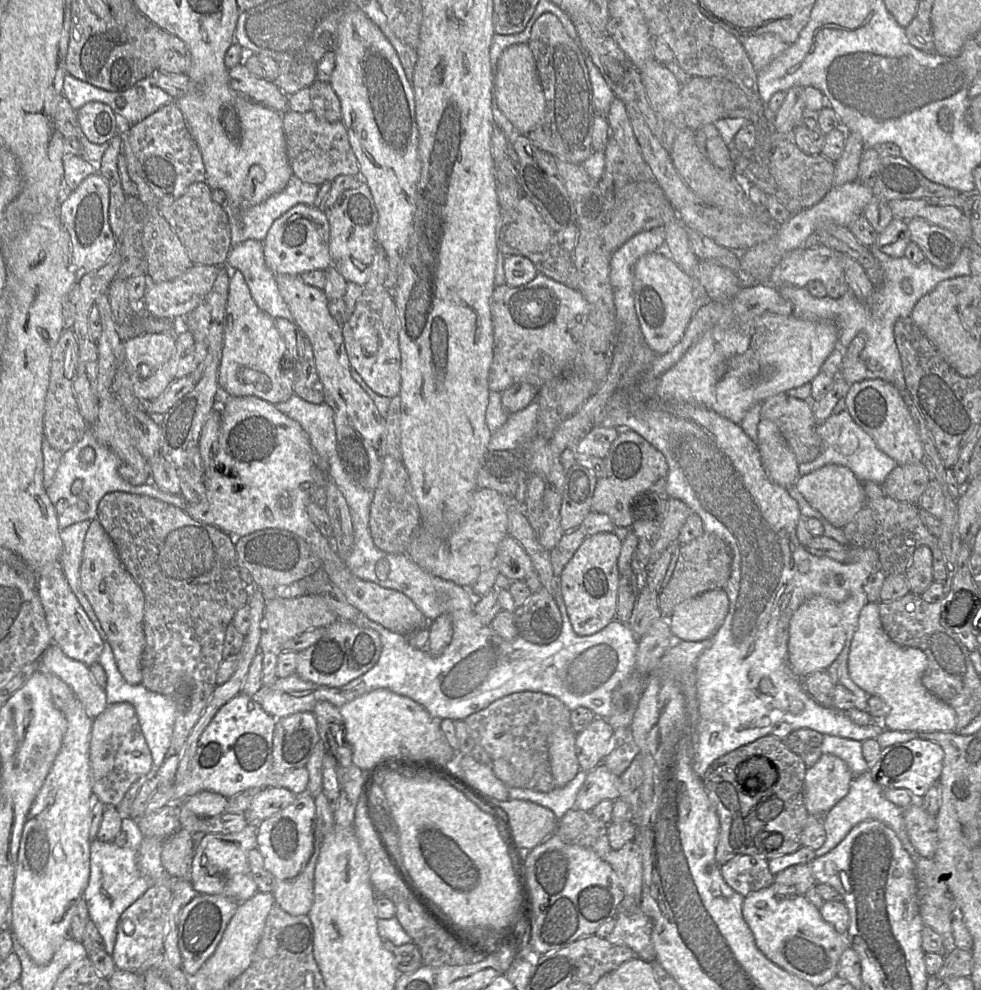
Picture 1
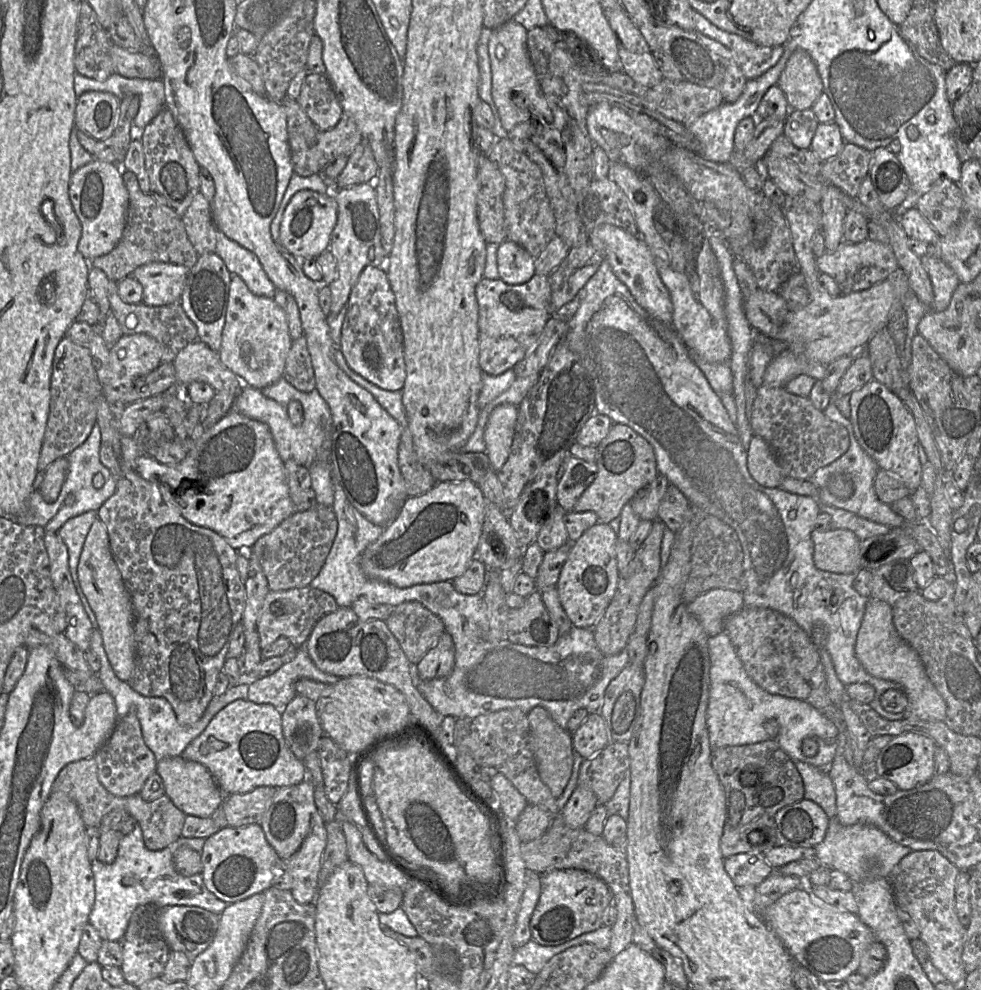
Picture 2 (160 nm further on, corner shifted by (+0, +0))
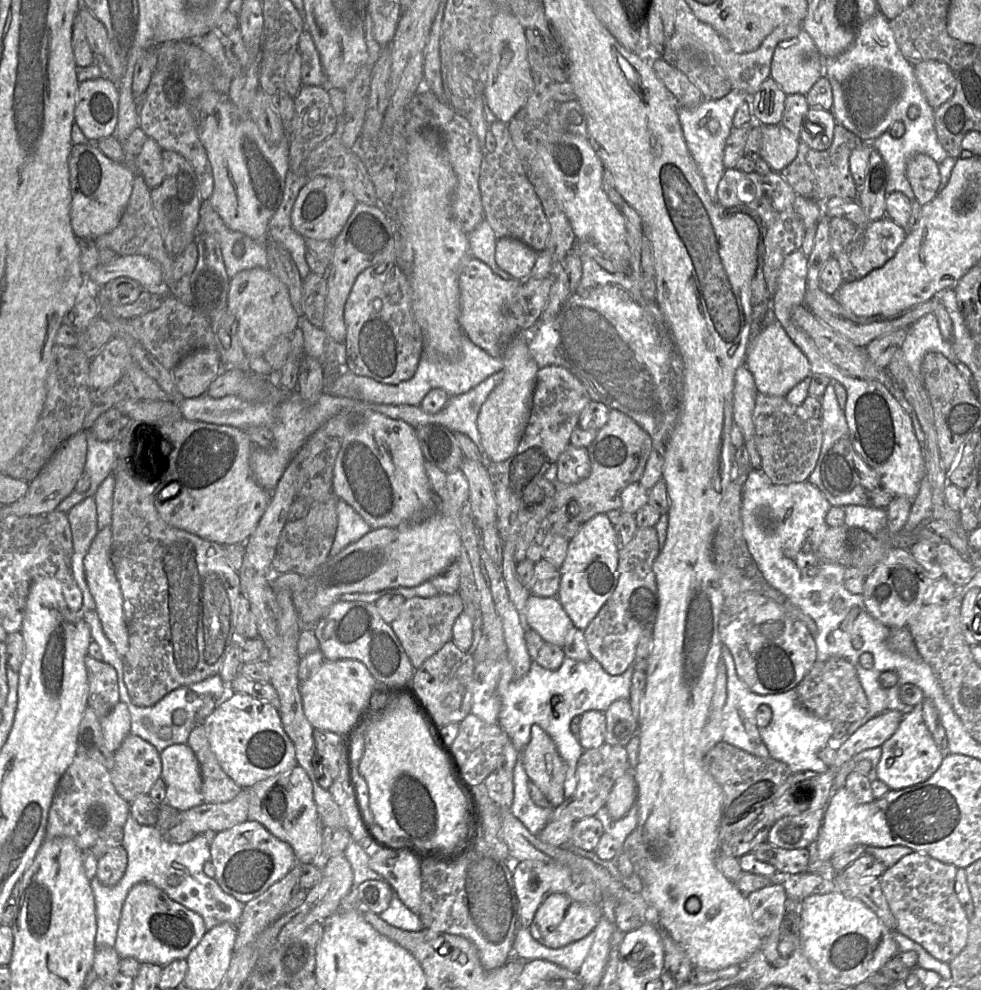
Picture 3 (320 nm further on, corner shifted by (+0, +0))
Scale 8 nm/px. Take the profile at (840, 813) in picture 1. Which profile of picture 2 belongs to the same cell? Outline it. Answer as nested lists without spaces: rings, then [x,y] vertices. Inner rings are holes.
[[[836,818],[829,819],[825,837],[814,849],[815,858],[821,866],[843,872],[854,883],[862,882],[868,877],[890,878],[896,865],[912,851],[874,825],[859,823],[845,826]]]

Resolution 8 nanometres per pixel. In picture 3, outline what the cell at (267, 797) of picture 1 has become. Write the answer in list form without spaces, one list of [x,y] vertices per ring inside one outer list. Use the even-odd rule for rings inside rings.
[[[242,789],[232,800],[224,803],[202,803],[185,811],[176,812],[176,820],[171,827],[178,823],[187,824],[196,834],[204,833],[207,830],[220,832],[233,827],[236,824],[245,822],[250,802],[249,789]]]

